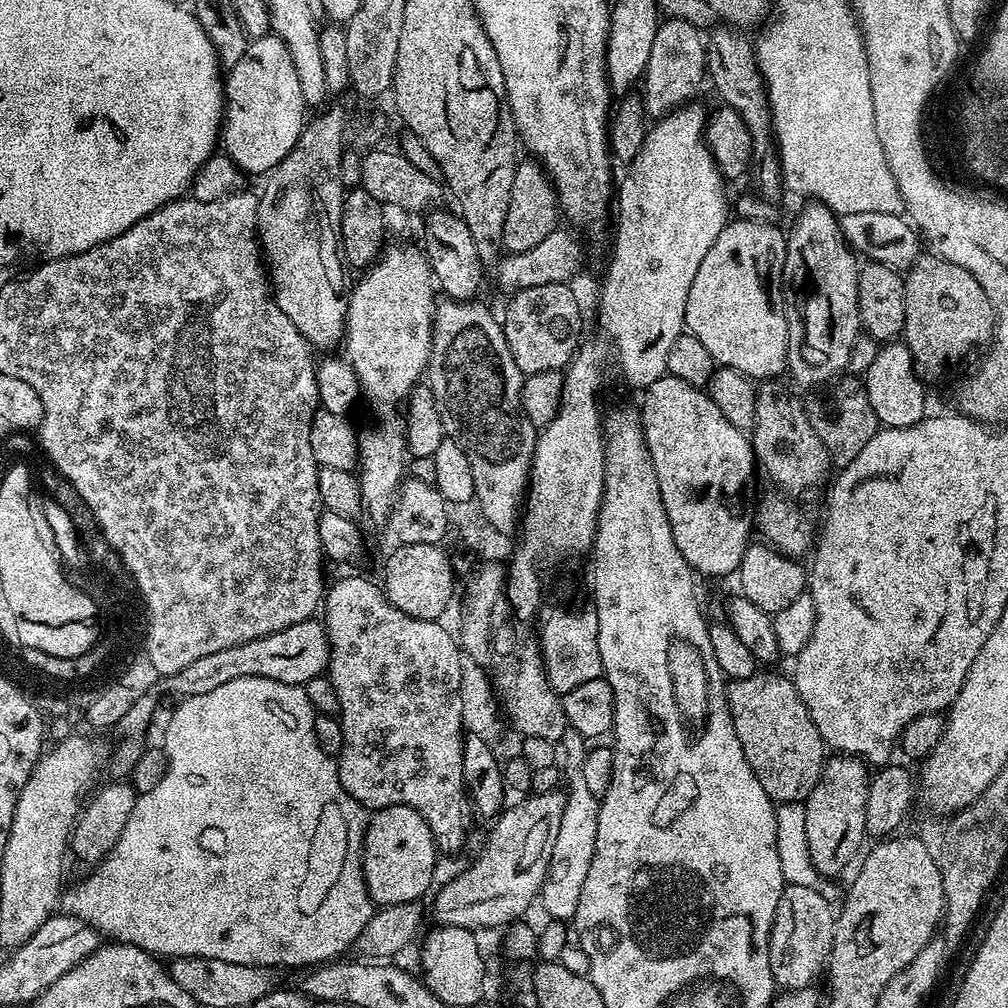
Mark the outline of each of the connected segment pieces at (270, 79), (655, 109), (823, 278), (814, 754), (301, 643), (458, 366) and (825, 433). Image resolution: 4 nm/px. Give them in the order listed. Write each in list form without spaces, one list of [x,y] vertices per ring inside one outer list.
[[[269,34],[252,40],[249,43],[246,54],[242,54],[242,58],[235,64],[233,68],[227,69],[226,79],[224,80],[224,119],[220,125],[220,134],[218,137],[219,143],[222,145],[223,155],[229,156],[236,167],[245,174],[251,172],[264,172],[263,174],[271,173],[272,169],[278,167],[286,158],[286,154],[290,154],[290,150],[298,142],[298,138],[302,134],[306,123],[306,105],[302,96],[302,89],[299,86],[297,71],[294,70],[294,62],[290,58],[290,50],[286,50],[286,42],[282,42],[282,38],[278,38],[275,34]]]
[[[661,19],[658,34],[654,34],[654,47],[650,62],[642,77],[644,108],[649,117],[669,116],[676,108],[697,99],[696,91],[706,80],[706,40],[701,29],[685,20]]]
[[[808,202],[804,209],[800,212],[800,217],[796,220],[796,225],[792,228],[792,233],[787,233],[786,239],[788,242],[789,253],[795,254],[796,252],[800,255],[802,263],[808,267],[808,272],[812,275],[812,293],[808,296],[808,301],[804,304],[804,361],[796,368],[796,376],[804,384],[824,384],[827,385],[829,382],[835,381],[837,377],[841,375],[847,369],[848,359],[850,358],[850,350],[854,350],[854,342],[862,335],[862,329],[860,327],[860,311],[858,310],[858,278],[860,277],[861,265],[856,264],[858,261],[857,253],[852,251],[852,248],[846,242],[846,238],[842,234],[840,229],[840,222],[836,213],[831,212],[826,205],[819,202]]]
[[[758,670],[750,678],[727,685],[731,720],[746,760],[773,803],[803,803],[821,777],[826,745],[797,692],[795,681],[768,671],[772,670]]]
[[[313,618],[298,622],[294,626],[286,626],[286,630],[278,630],[274,634],[266,634],[250,642],[242,642],[238,646],[226,646],[226,650],[205,654],[203,658],[190,662],[190,666],[182,666],[178,674],[163,677],[162,683],[166,691],[180,692],[179,694],[184,696],[214,690],[226,682],[234,682],[234,678],[247,676],[274,678],[278,682],[302,686],[310,682],[310,678],[327,673],[329,658],[328,631],[319,619]]]
[[[444,298],[437,303],[436,315],[432,317],[432,356],[428,360],[426,369],[426,384],[431,388],[434,394],[434,402],[438,402],[438,414],[440,421],[444,427],[444,434],[447,439],[456,440],[458,446],[462,446],[462,450],[466,454],[466,458],[470,458],[470,466],[474,474],[474,490],[476,491],[475,503],[478,505],[481,517],[491,527],[497,528],[507,534],[517,531],[518,525],[522,520],[522,505],[526,499],[528,491],[528,482],[532,471],[532,455],[536,449],[536,438],[538,429],[526,417],[524,410],[520,406],[520,395],[522,394],[522,386],[525,382],[525,375],[518,370],[518,366],[514,363],[514,354],[510,354],[510,346],[506,342],[506,334],[504,333],[504,325],[496,316],[481,302],[461,302]]]
[[[841,375],[828,390],[825,396],[820,396],[817,400],[809,399],[806,407],[810,426],[814,426],[814,434],[822,438],[822,446],[826,446],[833,465],[837,469],[842,469],[850,462],[854,462],[854,458],[858,458],[862,446],[866,446],[866,442],[874,438],[881,423],[874,414],[874,406],[870,406],[866,386],[859,375]]]

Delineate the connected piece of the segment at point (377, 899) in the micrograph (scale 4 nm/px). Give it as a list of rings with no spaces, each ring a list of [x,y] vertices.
[[[390,806],[371,813],[368,830],[364,834],[362,863],[364,881],[372,903],[405,904],[411,900],[419,901],[420,895],[432,884],[432,875],[436,872],[438,849],[432,837],[426,818],[410,806]]]

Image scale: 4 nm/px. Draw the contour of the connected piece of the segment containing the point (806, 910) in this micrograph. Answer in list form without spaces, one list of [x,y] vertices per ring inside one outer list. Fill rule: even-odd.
[[[785,883],[782,898],[778,902],[778,910],[774,914],[774,922],[770,930],[770,970],[774,974],[777,985],[784,990],[795,990],[815,985],[815,980],[821,979],[826,965],[832,955],[832,943],[836,933],[836,916],[833,905],[822,898],[819,888],[810,886],[794,886]]]

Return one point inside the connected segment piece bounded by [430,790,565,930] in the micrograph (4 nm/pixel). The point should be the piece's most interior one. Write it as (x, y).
(508, 875)

